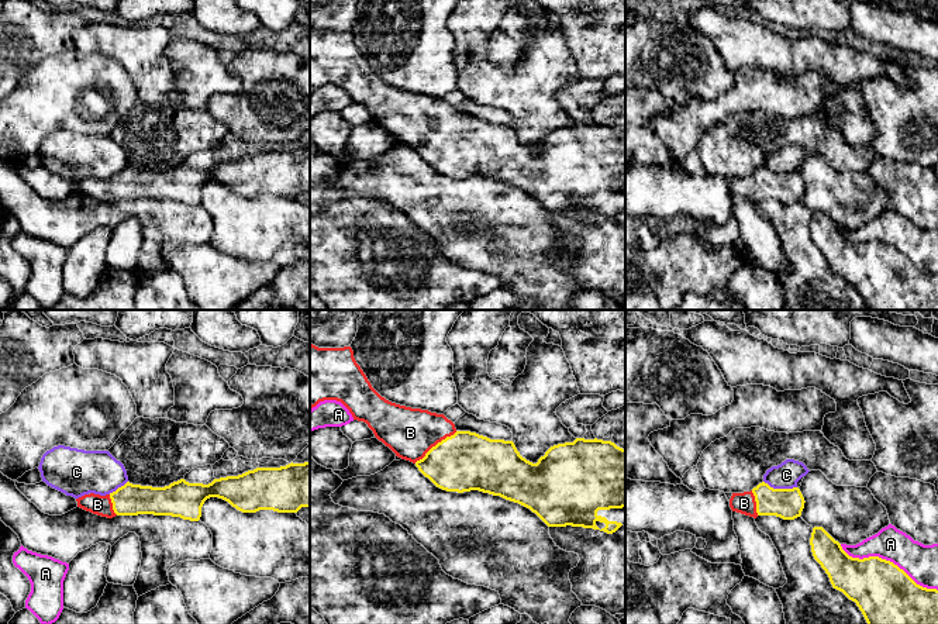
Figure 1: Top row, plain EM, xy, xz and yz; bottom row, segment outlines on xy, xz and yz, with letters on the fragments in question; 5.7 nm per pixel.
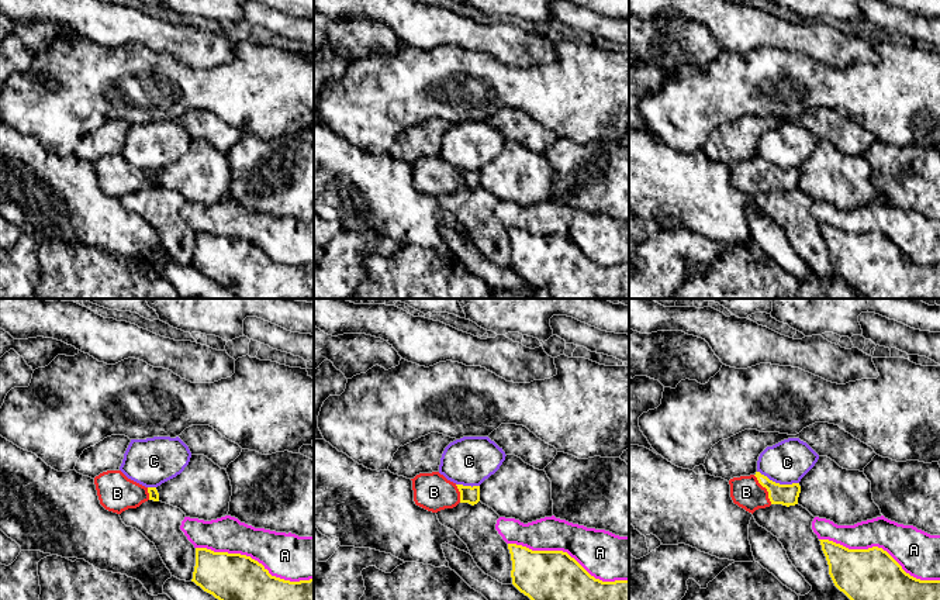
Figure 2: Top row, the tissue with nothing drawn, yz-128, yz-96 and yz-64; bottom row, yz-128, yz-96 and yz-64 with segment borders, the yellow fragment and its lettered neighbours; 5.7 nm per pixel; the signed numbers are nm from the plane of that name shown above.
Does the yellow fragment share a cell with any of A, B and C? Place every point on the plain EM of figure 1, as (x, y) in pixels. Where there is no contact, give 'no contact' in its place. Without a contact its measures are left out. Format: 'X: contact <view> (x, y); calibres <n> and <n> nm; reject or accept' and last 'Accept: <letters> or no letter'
A: contact yz (888, 245); calibres 360 and 200 nm; reject
B: contact xz (437, 128); calibres 340 and 280 nm; accept
C: contact yz (780, 173); calibres 180 and 150 nm; reject
Accept: B

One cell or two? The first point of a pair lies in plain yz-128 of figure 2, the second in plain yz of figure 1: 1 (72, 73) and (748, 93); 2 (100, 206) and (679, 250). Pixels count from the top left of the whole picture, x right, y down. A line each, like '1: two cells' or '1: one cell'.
1: one cell
2: two cells

